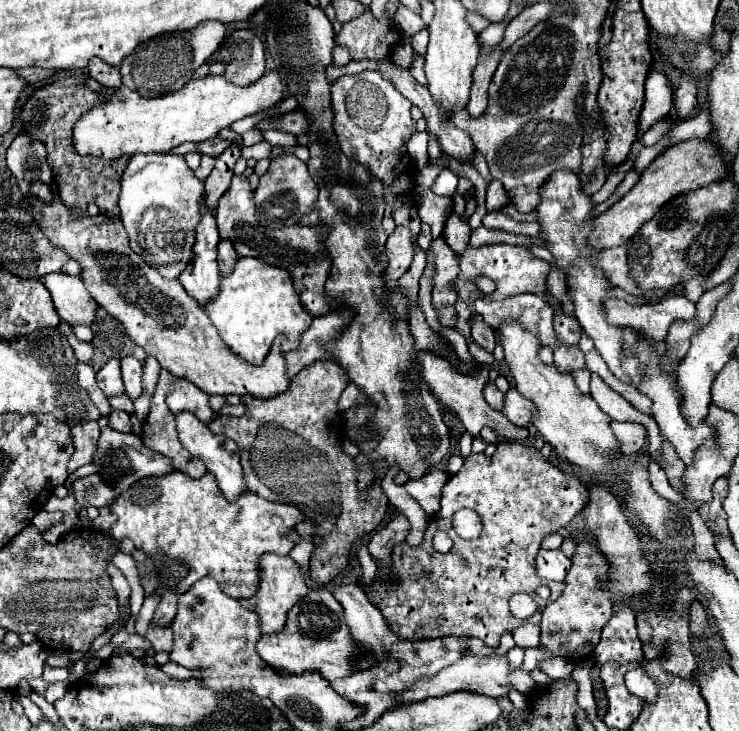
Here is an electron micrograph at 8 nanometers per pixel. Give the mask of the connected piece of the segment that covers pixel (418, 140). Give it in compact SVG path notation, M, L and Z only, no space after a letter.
M416 133L408 141L408 153L414 159L416 167L422 167L428 163L428 133Z

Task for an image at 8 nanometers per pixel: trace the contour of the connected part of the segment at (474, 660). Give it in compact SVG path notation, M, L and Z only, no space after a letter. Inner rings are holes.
M468 653L464 655L458 663L442 669L438 675L430 677L430 679L418 679L404 695L402 699L406 703L414 703L414 701L422 701L422 699L428 699L428 697L438 697L438 695L446 695L446 693L452 693L452 691L480 691L484 695L490 695L490 697L508 697L508 693L512 689L520 691L522 695L530 695L532 689L534 689L534 681L532 681L532 675L530 671L524 671L524 669L510 669L508 665L508 659L504 655L490 655L490 657L480 657L480 655L474 655L474 653Z

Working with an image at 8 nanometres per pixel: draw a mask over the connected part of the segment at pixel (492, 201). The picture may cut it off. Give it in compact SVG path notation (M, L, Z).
M492 180L486 190L485 205L488 211L500 210L506 206L508 197L502 183L498 180Z

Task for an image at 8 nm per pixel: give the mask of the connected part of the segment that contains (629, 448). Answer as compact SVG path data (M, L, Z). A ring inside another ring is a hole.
M612 421L610 423L614 435L618 437L618 441L622 441L622 451L626 455L634 455L638 449L642 449L642 445L646 443L646 429L642 425L636 423L620 423L620 421Z

